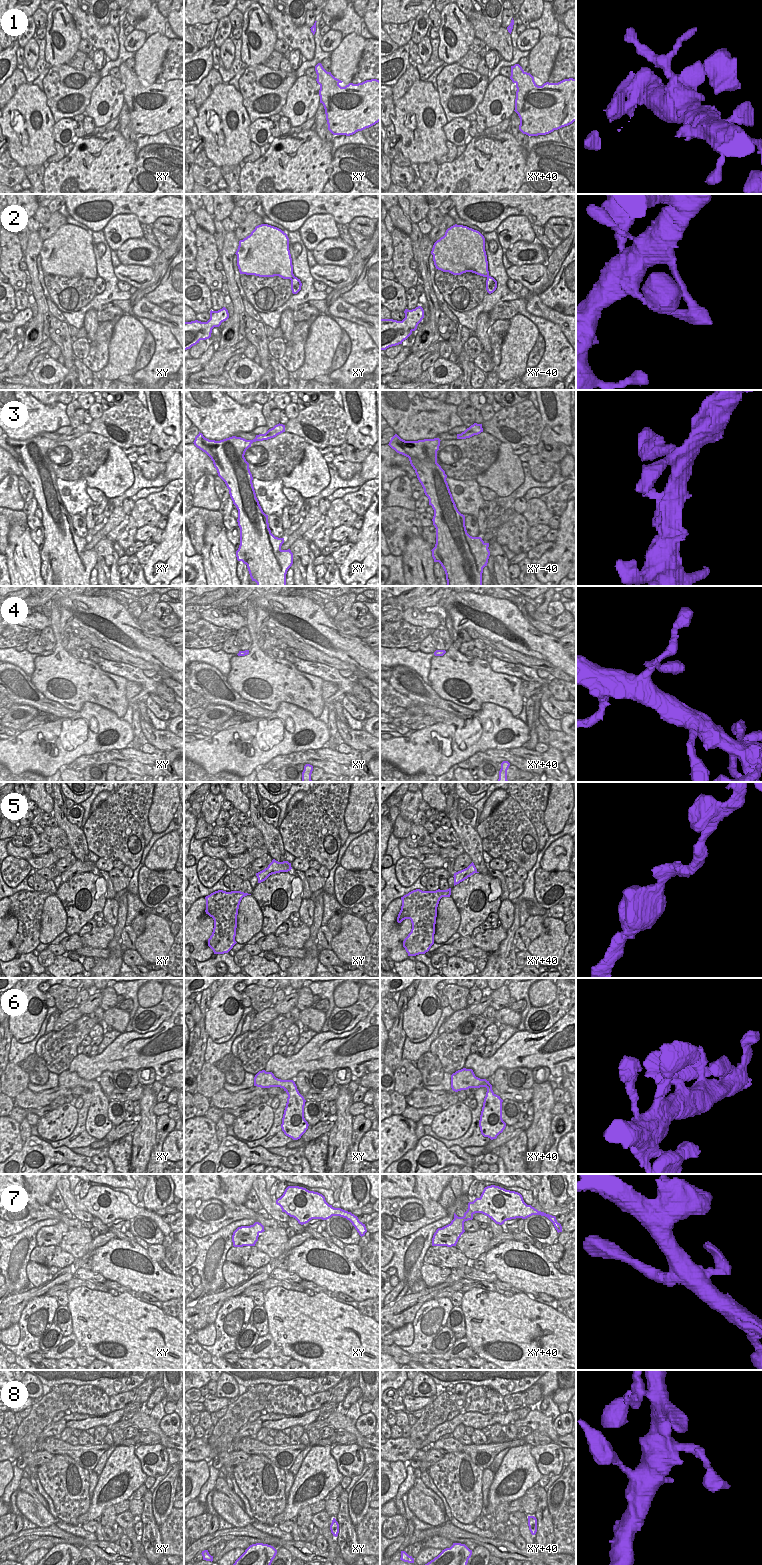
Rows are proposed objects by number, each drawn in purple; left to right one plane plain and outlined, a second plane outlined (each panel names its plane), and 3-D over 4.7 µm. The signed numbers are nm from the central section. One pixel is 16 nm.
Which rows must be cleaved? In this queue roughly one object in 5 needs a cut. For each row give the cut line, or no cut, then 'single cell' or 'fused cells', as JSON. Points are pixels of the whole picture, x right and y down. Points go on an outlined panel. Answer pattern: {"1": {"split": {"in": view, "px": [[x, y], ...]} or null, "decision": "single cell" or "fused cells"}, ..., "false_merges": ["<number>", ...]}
{"1": {"split": {"in": "xy", "px": [[318, 64], [316, 71]]}, "decision": "fused cells"}, "2": {"split": null, "decision": "single cell"}, "3": {"split": null, "decision": "single cell"}, "4": {"split": null, "decision": "single cell"}, "5": {"split": {"in": "xy", "px": [[288, 863], [289, 870]]}, "decision": "fused cells"}, "6": {"split": null, "decision": "single cell"}, "7": {"split": null, "decision": "single cell"}, "8": {"split": null, "decision": "single cell"}, "false_merges": ["1", "5"]}

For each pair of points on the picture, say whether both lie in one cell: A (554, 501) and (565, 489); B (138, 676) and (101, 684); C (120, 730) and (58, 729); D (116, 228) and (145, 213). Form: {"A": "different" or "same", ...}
{"A": "same", "B": "different", "C": "same", "D": "different"}

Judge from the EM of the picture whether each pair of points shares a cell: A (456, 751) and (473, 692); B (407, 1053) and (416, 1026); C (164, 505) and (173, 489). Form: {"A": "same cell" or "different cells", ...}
{"A": "different cells", "B": "different cells", "C": "same cell"}

